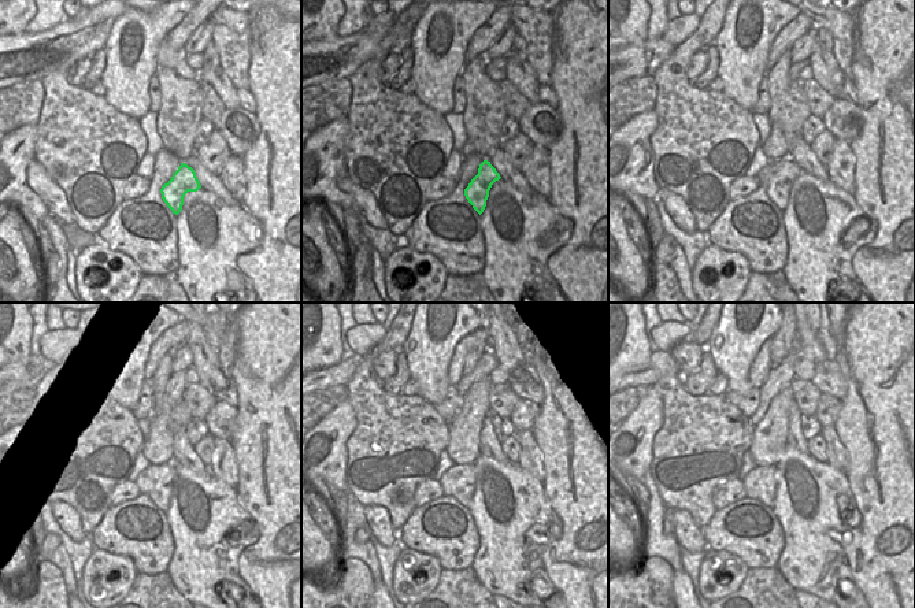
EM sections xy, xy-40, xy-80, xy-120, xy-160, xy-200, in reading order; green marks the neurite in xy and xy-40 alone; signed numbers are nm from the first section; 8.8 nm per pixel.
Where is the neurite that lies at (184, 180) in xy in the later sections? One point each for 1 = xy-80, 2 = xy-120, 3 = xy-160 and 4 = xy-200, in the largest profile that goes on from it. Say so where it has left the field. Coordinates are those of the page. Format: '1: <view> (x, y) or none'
1: xy-80 (778, 175)
2: xy-120 (155, 481)
3: xy-160 (459, 481)
4: xy-200 (760, 484)

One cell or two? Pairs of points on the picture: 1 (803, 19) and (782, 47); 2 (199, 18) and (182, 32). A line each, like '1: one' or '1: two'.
1: one
2: one

